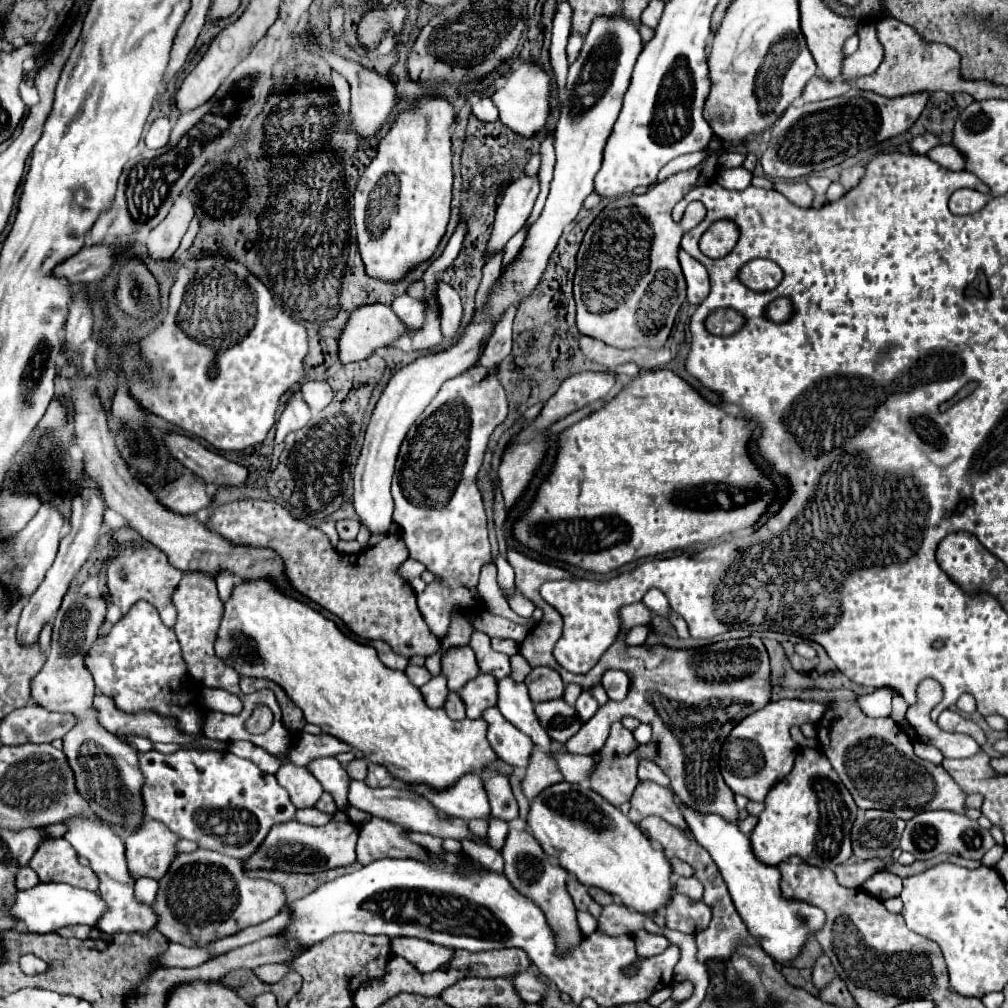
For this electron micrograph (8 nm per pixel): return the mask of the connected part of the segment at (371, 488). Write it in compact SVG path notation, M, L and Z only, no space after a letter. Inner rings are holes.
M607 17L595 19L589 35L585 37L577 61L569 67L567 95L561 103L561 117L555 131L557 163L555 163L549 197L539 219L529 227L521 251L513 261L509 261L505 271L491 287L487 295L487 303L481 309L475 309L471 321L465 325L459 339L451 347L437 353L421 355L413 363L395 371L385 391L381 393L375 411L371 415L371 421L367 425L363 449L353 471L353 507L361 525L365 525L371 535L387 535L391 531L391 523L393 523L391 477L395 473L399 445L407 435L411 423L415 423L415 419L423 413L427 403L431 403L431 399L437 395L439 387L447 379L467 371L479 361L483 353L481 349L483 339L493 335L505 311L513 305L521 305L537 289L547 269L547 261L555 251L565 225L569 225L577 217L585 197L593 193L593 177L601 167L605 141L621 111L623 93L629 87L631 71L641 49L643 49L641 35L631 21L607 19Z

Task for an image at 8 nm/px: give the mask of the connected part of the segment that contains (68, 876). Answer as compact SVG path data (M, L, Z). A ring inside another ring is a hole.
M65 839L47 841L31 859L31 869L35 869L39 879L45 883L67 883L79 889L97 891L99 879L95 871L79 865L77 853L71 849L71 843Z

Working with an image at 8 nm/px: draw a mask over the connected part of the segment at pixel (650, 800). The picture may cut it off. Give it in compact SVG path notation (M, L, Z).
M639 783L639 787L633 793L633 811L629 813L629 817L635 823L639 823L641 819L651 817L651 815L659 815L673 827L681 829L683 835L693 841L693 835L687 827L681 807L675 803L673 791L667 787L659 787L657 783Z

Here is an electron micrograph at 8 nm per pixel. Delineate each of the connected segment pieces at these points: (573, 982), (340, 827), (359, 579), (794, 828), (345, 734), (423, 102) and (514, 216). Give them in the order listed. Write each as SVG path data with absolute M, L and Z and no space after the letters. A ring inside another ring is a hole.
M453 839L443 841L443 851L459 855L461 861L449 863L431 851L427 851L427 861L379 859L317 887L303 899L287 905L291 923L279 931L281 939L295 941L299 953L305 953L309 947L337 933L417 937L467 951L517 947L523 949L539 971L551 977L557 989L567 993L575 1005L579 1005L583 997L593 997L601 1007L645 1001L657 989L671 985L673 967L681 957L677 945L669 945L657 957L639 957L633 937L623 935L621 939L607 939L607 935L593 933L565 959L559 959L555 955L553 931L549 931L543 911L527 897L519 895L503 873L485 867L479 869L463 851L461 843ZM629 967L635 969L633 975L625 975Z
M350 820L331 821L323 827L311 827L297 821L279 825L271 829L271 835L263 841L263 847L245 863L247 869L283 869L291 873L315 873L327 871L333 867L351 865L355 861L355 841L357 841L357 825L353 827Z
M235 501L221 505L211 515L213 529L231 543L249 547L269 547L279 553L285 567L285 577L291 587L319 607L337 615L345 627L365 641L385 641L391 649L407 659L421 655L431 657L441 649L441 641L431 635L417 603L415 591L397 573L397 565L407 559L407 547L397 535L387 535L369 551L343 555L337 553L329 537L293 519L291 513L275 501Z
M803 749L801 755L795 759L795 767L787 779L779 781L765 799L765 811L759 815L759 823L751 833L751 847L755 857L769 867L777 867L785 859L797 855L803 861L809 861L813 867L837 867L851 857L851 823L859 813L851 793L841 783L837 771L831 767L829 759L819 749Z
M247 581L235 587L231 599L225 603L215 651L227 665L231 663L239 675L265 677L281 685L291 701L299 705L307 723L323 727L323 733L329 733L361 751L367 761L387 767L397 783L423 783L435 791L445 791L463 775L481 773L497 761L497 755L487 741L487 723L483 719L453 721L447 717L445 709L427 707L419 689L411 685L403 671L391 671L379 663L371 645L361 645L345 637L333 621L325 619L305 603L285 597L267 581Z
M421 95L411 109L395 117L389 133L379 141L377 155L355 189L353 205L367 275L399 281L435 253L449 221L453 123L455 109L445 97Z
M521 175L515 183L511 183L511 187L507 189L507 195L503 195L497 207L495 225L487 241L485 257L491 257L497 251L501 251L507 245L507 241L525 225L537 195L539 195L537 177Z

